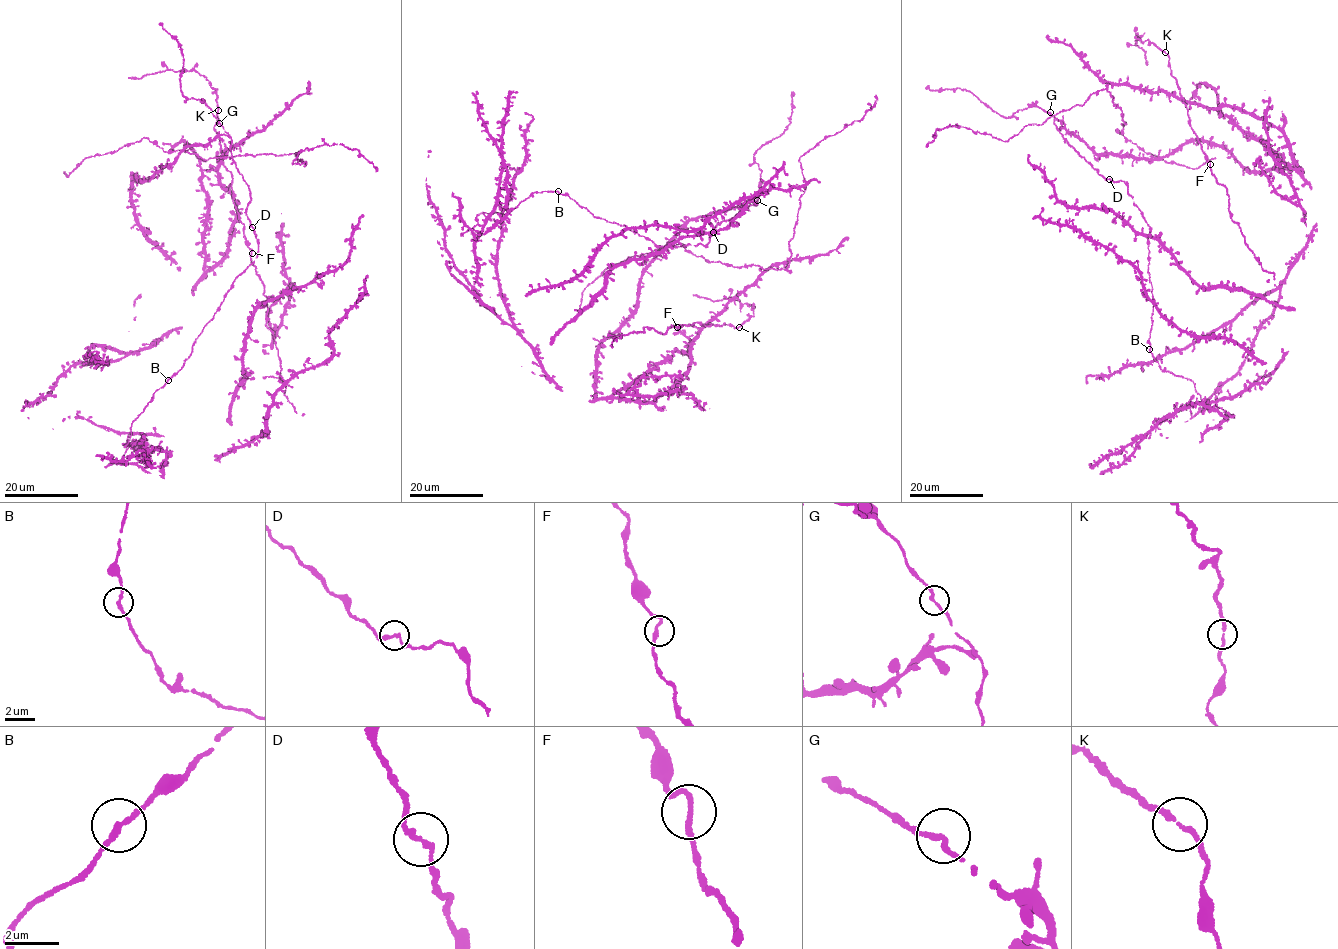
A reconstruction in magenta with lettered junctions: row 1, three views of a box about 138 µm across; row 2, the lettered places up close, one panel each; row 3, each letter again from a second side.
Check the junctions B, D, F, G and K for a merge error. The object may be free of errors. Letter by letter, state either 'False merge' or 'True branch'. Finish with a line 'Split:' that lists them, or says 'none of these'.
B: True branch
D: True branch
F: True branch
G: True branch
K: True branch
Split: none of these

